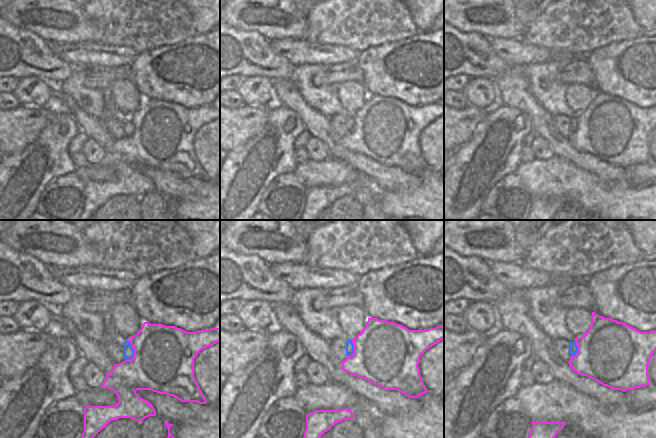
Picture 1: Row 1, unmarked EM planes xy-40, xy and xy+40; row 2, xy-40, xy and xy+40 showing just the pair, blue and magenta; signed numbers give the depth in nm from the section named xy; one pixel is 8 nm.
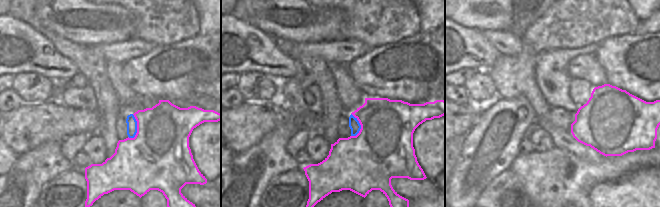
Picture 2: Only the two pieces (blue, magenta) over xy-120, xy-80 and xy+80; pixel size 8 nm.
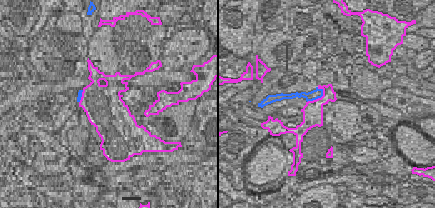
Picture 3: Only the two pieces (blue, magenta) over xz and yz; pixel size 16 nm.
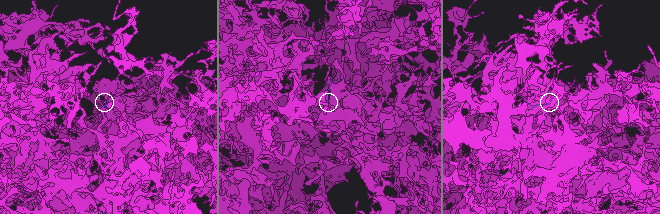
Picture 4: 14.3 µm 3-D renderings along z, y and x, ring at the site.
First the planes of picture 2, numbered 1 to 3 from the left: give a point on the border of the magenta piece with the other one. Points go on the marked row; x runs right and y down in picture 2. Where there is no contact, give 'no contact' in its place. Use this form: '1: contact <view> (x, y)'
1: contact xy-120 (136, 128)
2: contact xy-80 (360, 125)
3: no contact

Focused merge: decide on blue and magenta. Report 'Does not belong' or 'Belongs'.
Does not belong.

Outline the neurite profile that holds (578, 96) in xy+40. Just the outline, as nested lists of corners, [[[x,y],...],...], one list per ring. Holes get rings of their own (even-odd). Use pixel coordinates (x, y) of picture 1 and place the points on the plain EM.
[[[573,82],[566,87],[566,103],[575,114],[583,112],[592,99],[592,88]]]

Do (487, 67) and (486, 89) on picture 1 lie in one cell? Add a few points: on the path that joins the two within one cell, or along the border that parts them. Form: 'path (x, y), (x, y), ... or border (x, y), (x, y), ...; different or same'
border (470, 77), (490, 77), (493, 80); different

